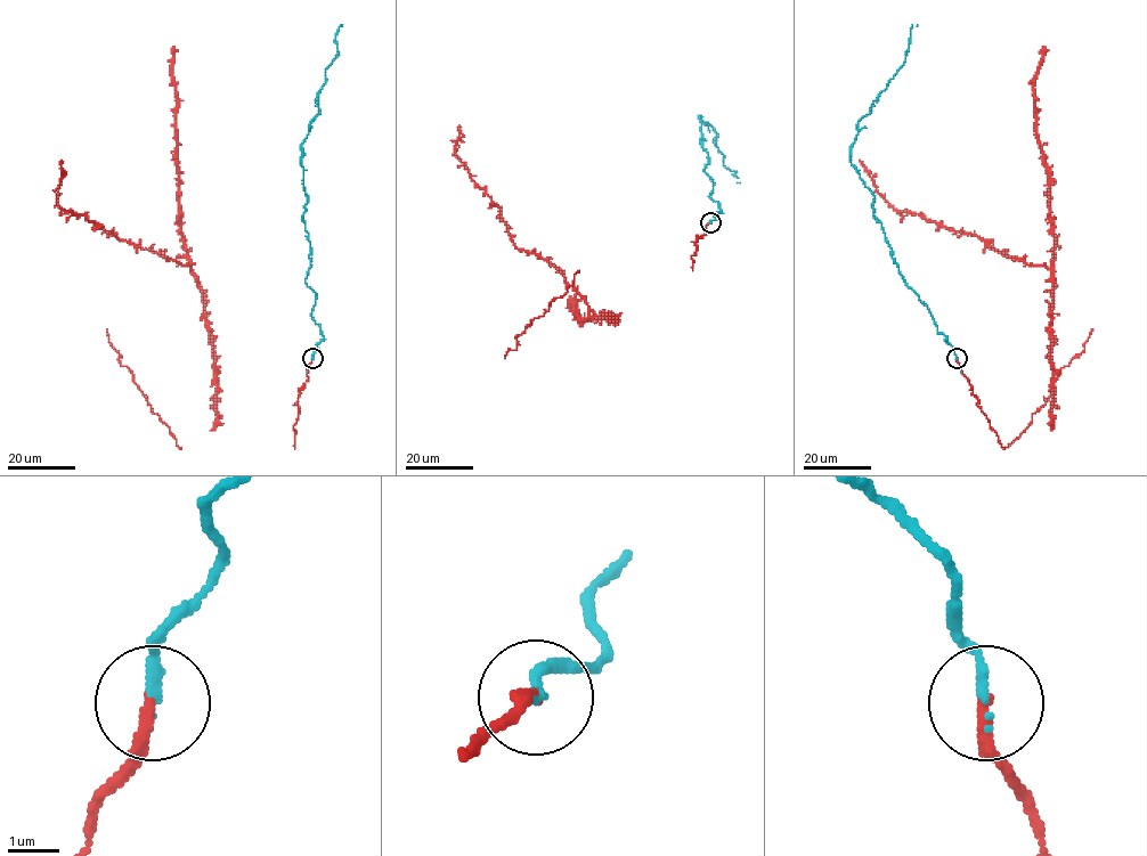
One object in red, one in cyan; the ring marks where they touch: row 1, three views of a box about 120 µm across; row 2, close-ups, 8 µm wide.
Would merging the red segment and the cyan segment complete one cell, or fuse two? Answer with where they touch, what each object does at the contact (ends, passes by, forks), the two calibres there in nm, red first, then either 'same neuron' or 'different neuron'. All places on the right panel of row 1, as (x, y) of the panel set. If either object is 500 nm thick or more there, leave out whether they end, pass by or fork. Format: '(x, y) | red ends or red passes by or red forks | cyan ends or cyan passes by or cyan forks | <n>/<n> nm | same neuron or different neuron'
(957, 358) | red ends | cyan ends | 240/170 nm | same neuron

